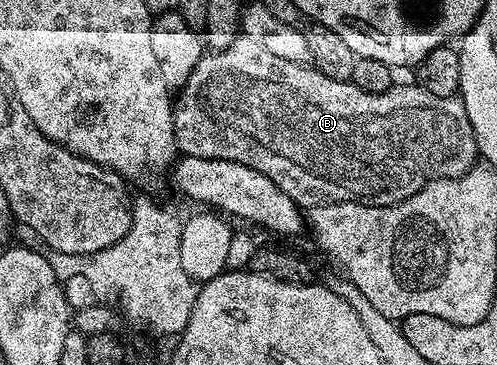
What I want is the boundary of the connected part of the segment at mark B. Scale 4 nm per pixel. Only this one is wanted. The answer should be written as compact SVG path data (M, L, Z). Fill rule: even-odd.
M235 37L225 47L206 50L201 56L199 65L195 65L191 77L187 79L184 87L180 88L181 103L179 99L173 109L173 132L177 138L177 149L182 156L217 158L251 166L259 173L266 174L302 209L323 207L326 203L367 203L371 207L390 207L419 193L419 189L423 189L429 183L467 174L479 159L477 142L460 98L435 97L435 93L427 93L427 89L409 83L403 84L402 87L401 84L394 85L391 89L387 89L387 93L367 93L348 79L335 81L317 70L316 66L283 61L283 57L273 56L268 49L263 49L256 41Z

